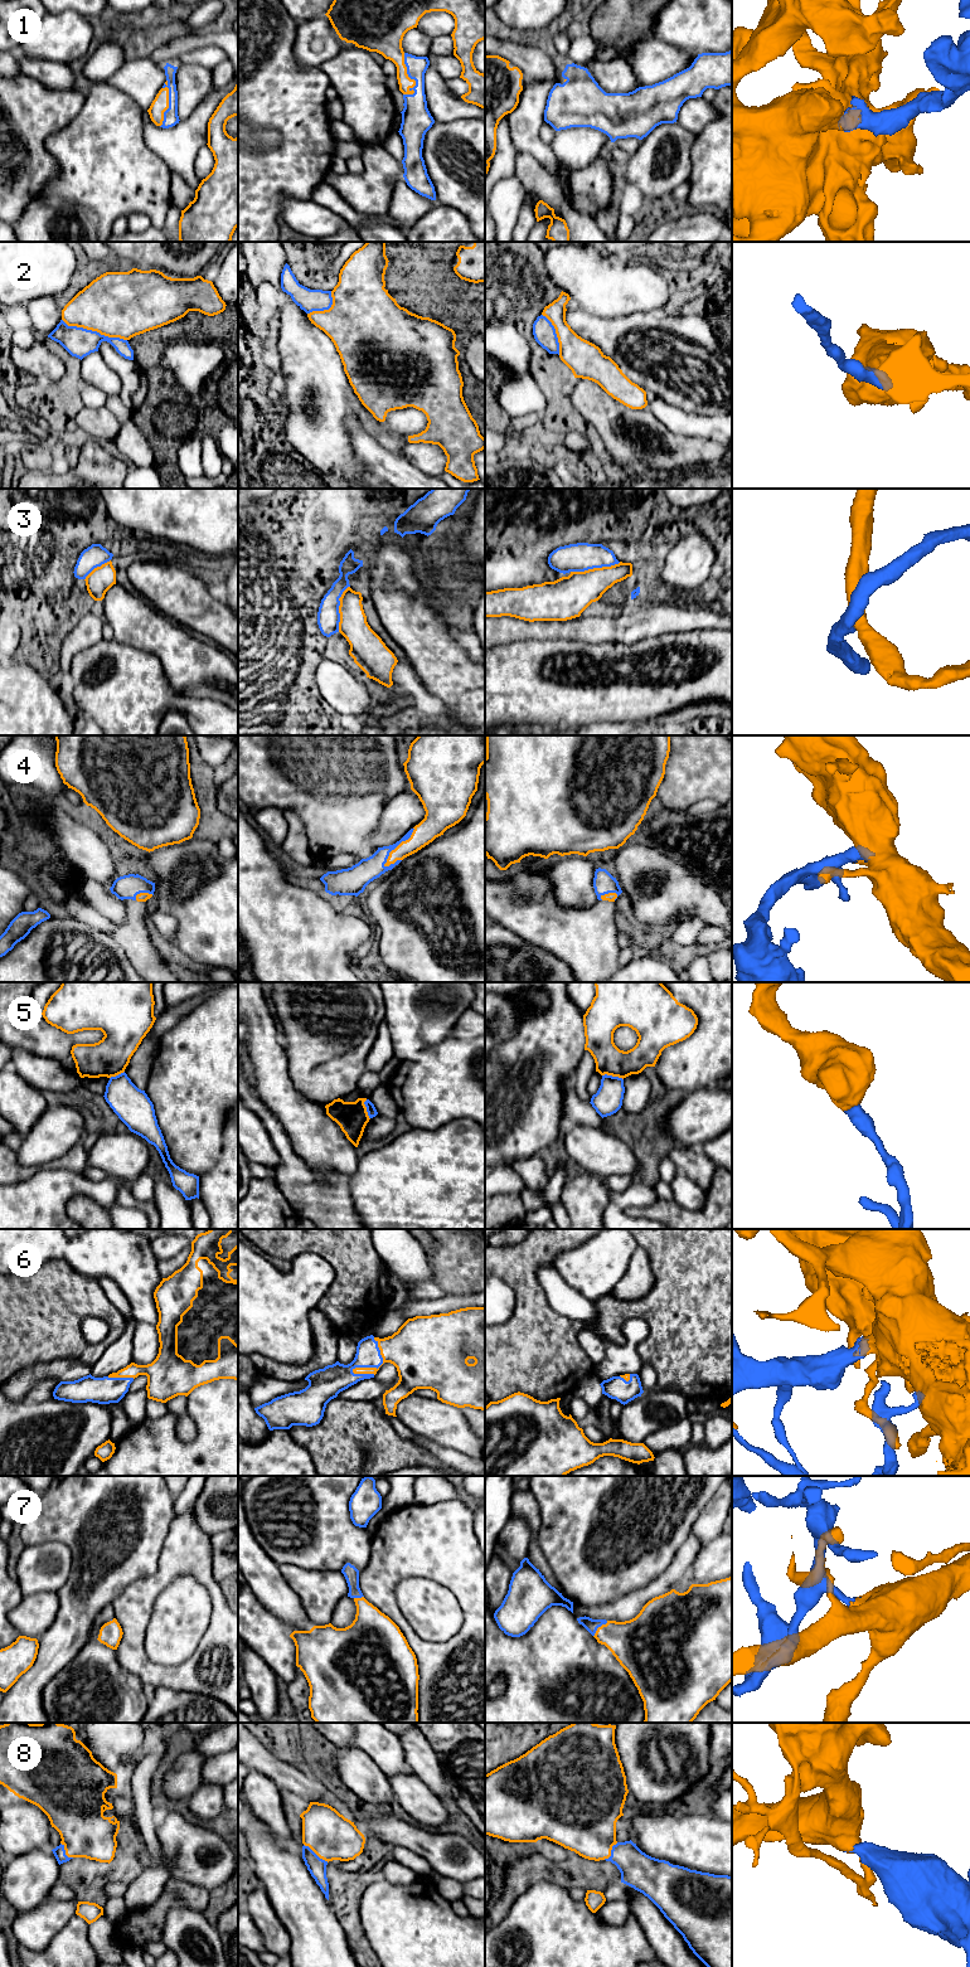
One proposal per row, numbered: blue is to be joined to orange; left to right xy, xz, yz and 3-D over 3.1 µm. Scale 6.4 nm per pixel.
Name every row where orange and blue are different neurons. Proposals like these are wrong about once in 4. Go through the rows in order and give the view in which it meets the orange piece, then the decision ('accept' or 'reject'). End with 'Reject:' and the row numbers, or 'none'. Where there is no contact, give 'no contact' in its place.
1: xz | accept
2: xy | accept
3: yz | accept
4: xz | accept
5: yz | reject
6: xz | accept
7: yz | accept
8: xz | accept
Reject: 5

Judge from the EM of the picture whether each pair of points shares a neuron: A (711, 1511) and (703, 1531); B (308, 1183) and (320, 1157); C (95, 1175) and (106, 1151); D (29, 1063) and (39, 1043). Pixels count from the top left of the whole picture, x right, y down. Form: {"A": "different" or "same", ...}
{"A": "same", "B": "different", "C": "different", "D": "different"}

